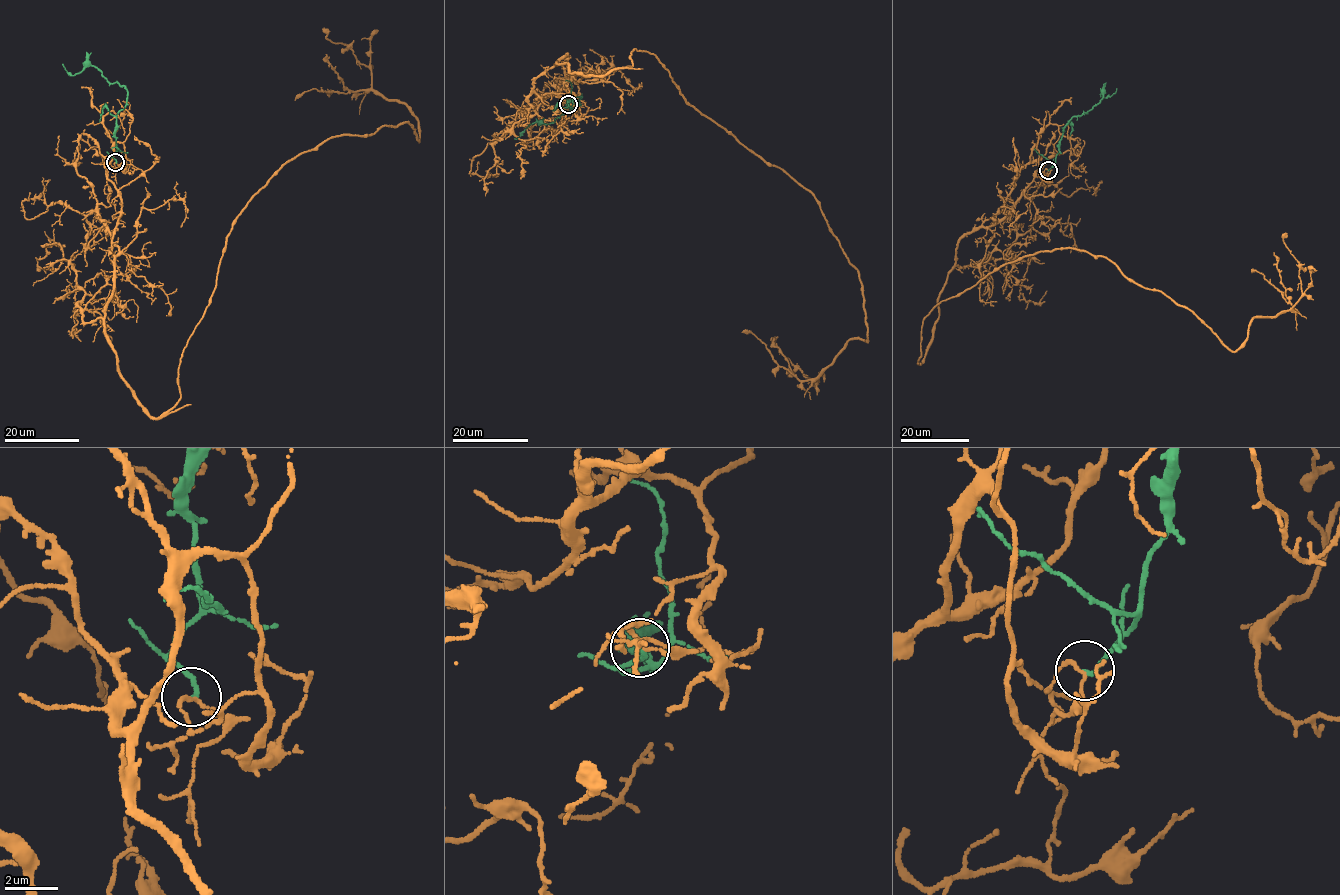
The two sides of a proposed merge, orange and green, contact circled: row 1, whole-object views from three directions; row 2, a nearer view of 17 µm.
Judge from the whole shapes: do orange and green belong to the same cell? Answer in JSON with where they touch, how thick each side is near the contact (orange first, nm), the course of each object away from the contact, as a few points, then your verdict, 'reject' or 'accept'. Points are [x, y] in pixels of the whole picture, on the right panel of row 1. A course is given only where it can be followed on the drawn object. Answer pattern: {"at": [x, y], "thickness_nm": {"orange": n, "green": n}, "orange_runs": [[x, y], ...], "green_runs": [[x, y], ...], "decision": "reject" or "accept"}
{"at": [1048, 170], "thickness_nm": {"orange": 110, "green": 140}, "orange_runs": [[1048, 170], [1036, 146], [958, 242], [918, 363], [937, 303], [1067, 247], [1235, 351], [1302, 296], [1287, 233]], "green_runs": [[1048, 169], [1054, 164], [1066, 123], [1089, 111], [1100, 95], [1105, 97], [1112, 96], [1117, 88]], "decision": "reject"}

